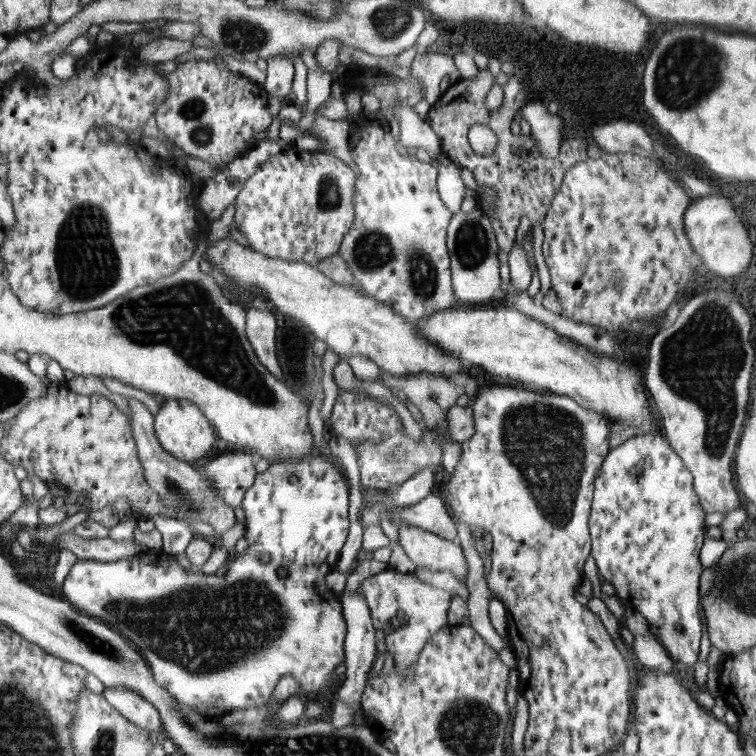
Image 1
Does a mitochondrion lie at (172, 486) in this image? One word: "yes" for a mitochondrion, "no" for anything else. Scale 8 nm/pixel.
yes

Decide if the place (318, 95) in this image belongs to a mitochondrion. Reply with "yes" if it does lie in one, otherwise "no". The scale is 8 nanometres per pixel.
no

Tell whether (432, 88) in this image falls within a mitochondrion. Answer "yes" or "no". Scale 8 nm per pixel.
no

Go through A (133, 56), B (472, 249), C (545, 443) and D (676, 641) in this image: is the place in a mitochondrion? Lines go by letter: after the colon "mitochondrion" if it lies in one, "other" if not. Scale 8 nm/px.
A: other
B: mitochondrion
C: mitochondrion
D: other

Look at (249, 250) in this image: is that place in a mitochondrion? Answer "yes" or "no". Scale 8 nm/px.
no

